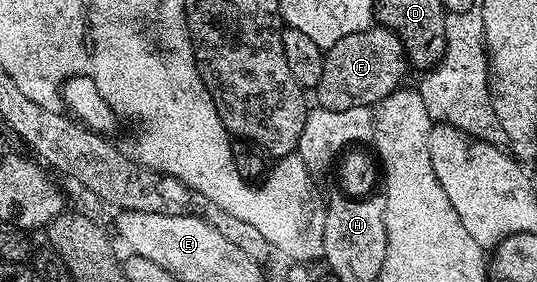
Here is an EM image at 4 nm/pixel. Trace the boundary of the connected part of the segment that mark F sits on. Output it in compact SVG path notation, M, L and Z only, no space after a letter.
M372 25L349 37L341 37L337 45L326 48L323 57L321 79L313 88L313 99L325 110L374 108L374 103L382 101L399 87L399 82L409 72L407 54L401 41L388 27Z

